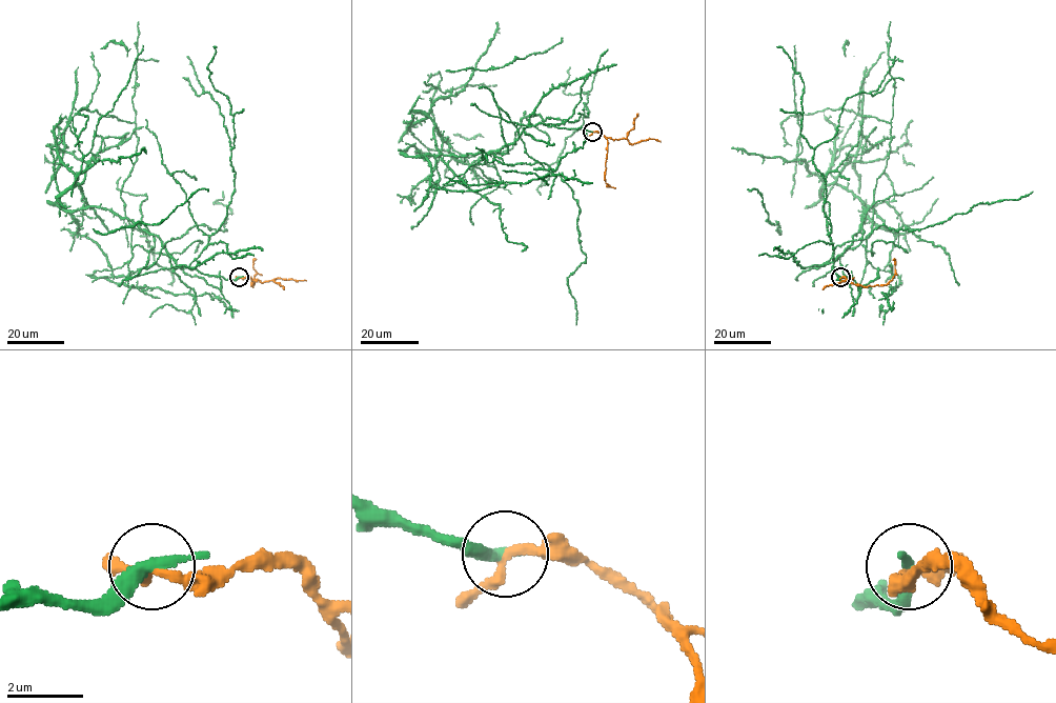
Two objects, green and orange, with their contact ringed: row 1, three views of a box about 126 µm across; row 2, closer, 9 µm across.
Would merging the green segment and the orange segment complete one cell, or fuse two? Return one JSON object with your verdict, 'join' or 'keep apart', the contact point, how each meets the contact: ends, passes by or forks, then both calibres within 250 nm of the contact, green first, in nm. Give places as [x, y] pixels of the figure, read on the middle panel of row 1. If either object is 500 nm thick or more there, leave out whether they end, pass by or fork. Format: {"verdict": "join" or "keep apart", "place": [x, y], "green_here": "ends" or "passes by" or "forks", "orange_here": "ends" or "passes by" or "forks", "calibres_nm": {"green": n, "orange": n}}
{"verdict": "keep apart", "place": [592, 132], "green_here": "passes by", "orange_here": "passes by", "calibres_nm": {"green": 300, "orange": 240}}

